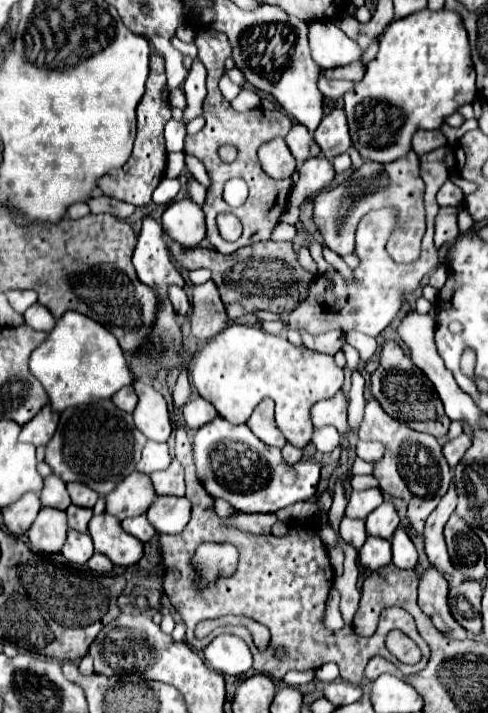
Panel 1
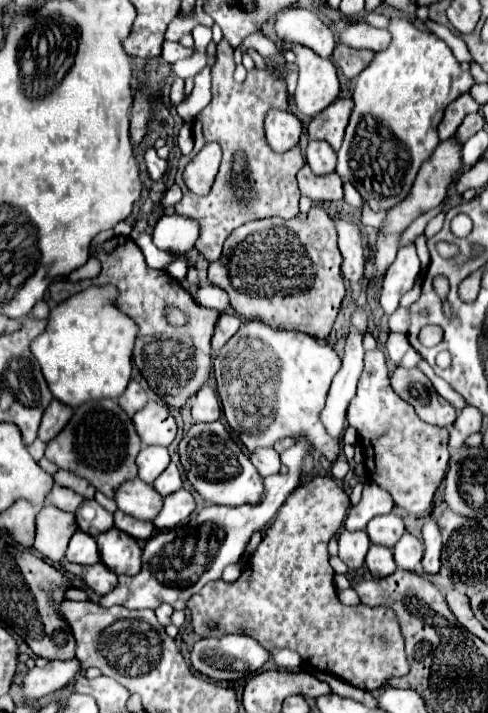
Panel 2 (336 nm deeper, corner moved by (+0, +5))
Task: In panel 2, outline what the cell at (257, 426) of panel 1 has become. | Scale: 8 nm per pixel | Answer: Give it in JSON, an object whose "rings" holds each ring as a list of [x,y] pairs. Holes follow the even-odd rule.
{"rings":[[[272,448],[254,450],[254,452],[250,454],[250,460],[252,460],[252,464],[258,468],[258,472],[264,474],[264,476],[278,474],[278,470],[280,470],[280,458],[278,458],[276,450],[272,450]]]}

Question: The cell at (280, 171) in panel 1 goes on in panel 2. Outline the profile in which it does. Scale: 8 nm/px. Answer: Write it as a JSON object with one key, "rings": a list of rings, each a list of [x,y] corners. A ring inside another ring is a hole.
{"rings":[[[270,110],[266,116],[264,130],[266,130],[268,146],[276,154],[284,154],[298,144],[298,138],[302,134],[302,124],[292,112]]]}

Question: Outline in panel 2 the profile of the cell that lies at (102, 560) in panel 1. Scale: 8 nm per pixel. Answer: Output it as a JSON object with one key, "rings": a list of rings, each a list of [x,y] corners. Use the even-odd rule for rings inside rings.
{"rings":[[[64,562],[62,564],[68,572],[76,574],[78,578],[82,578],[86,582],[86,586],[90,586],[96,594],[104,596],[108,594],[110,590],[114,590],[118,586],[118,576],[108,570],[102,562],[96,562],[92,566],[80,566],[80,564],[70,564],[70,562]]]}

